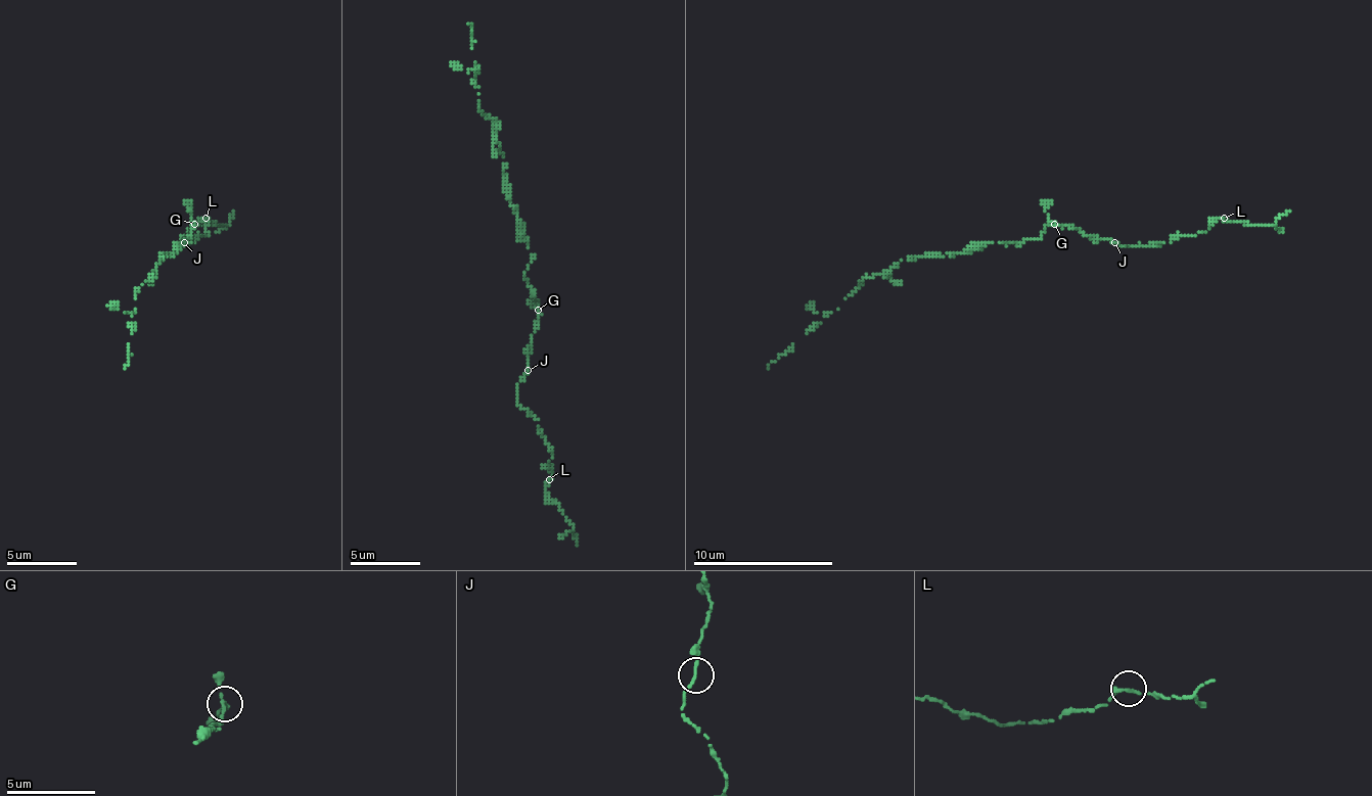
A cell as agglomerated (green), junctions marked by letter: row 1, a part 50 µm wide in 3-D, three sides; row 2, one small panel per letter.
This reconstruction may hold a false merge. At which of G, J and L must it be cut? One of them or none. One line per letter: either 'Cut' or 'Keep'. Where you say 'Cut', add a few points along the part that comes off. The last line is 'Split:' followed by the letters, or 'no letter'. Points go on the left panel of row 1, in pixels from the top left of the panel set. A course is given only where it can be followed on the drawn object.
G: Keep
J: Keep
L: Keep
Split: no letter

